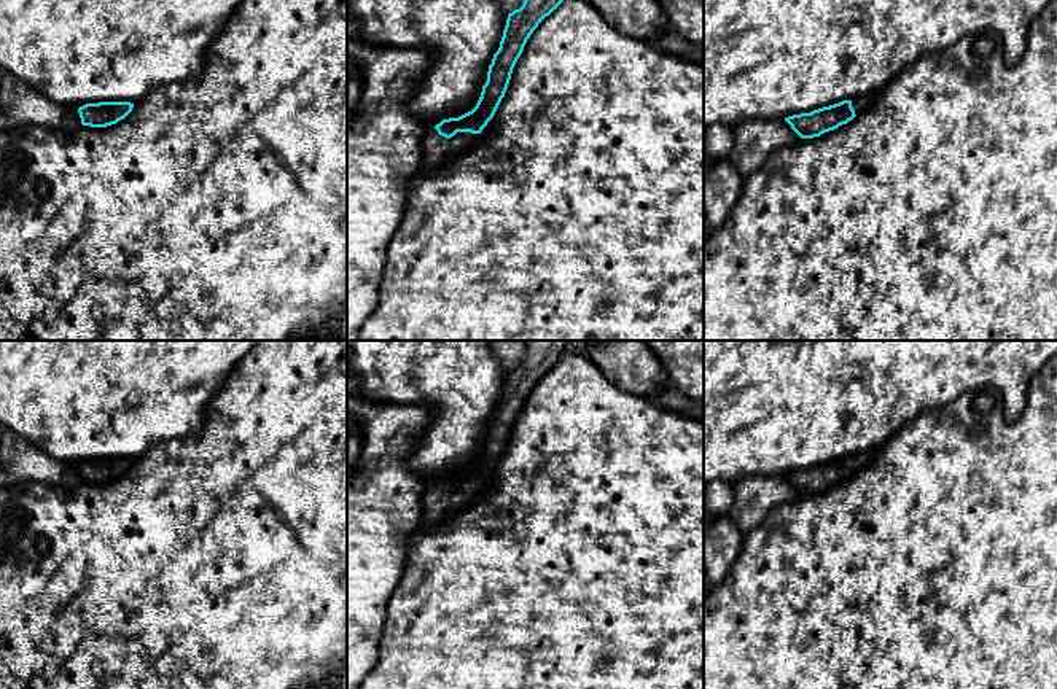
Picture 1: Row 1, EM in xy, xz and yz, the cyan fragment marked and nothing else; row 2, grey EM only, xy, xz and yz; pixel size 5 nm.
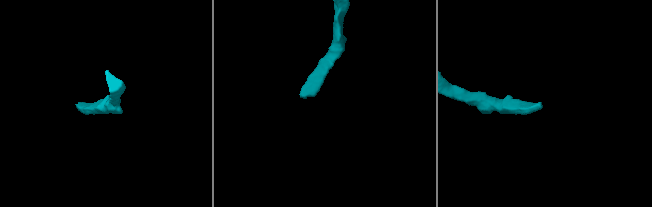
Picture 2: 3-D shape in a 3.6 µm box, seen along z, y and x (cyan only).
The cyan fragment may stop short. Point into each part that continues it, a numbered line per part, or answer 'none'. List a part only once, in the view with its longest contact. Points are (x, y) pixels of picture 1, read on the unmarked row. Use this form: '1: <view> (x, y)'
1: xz (436, 506)

